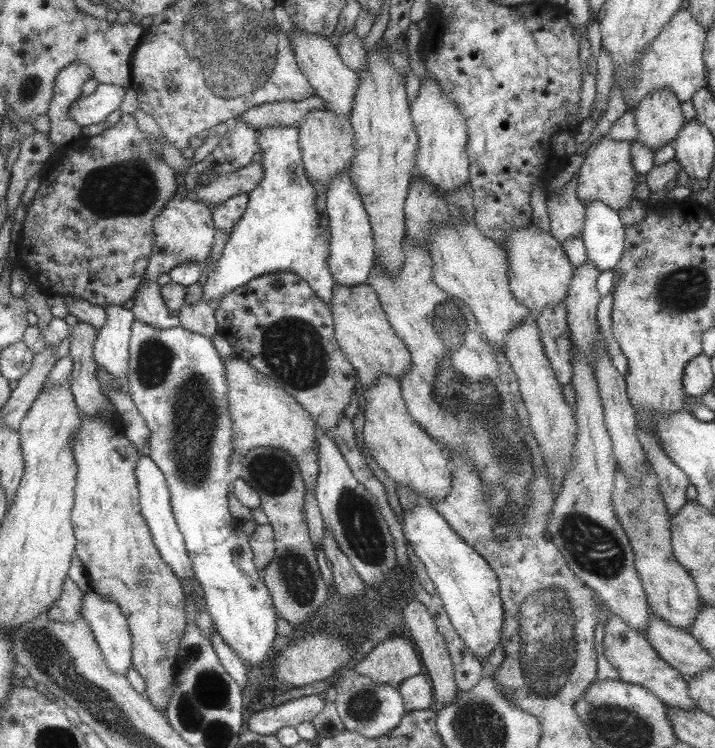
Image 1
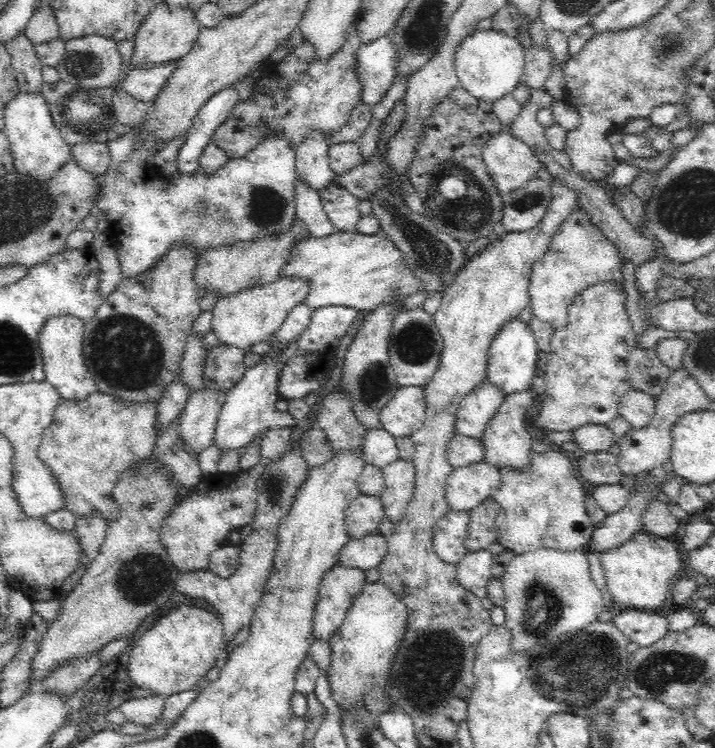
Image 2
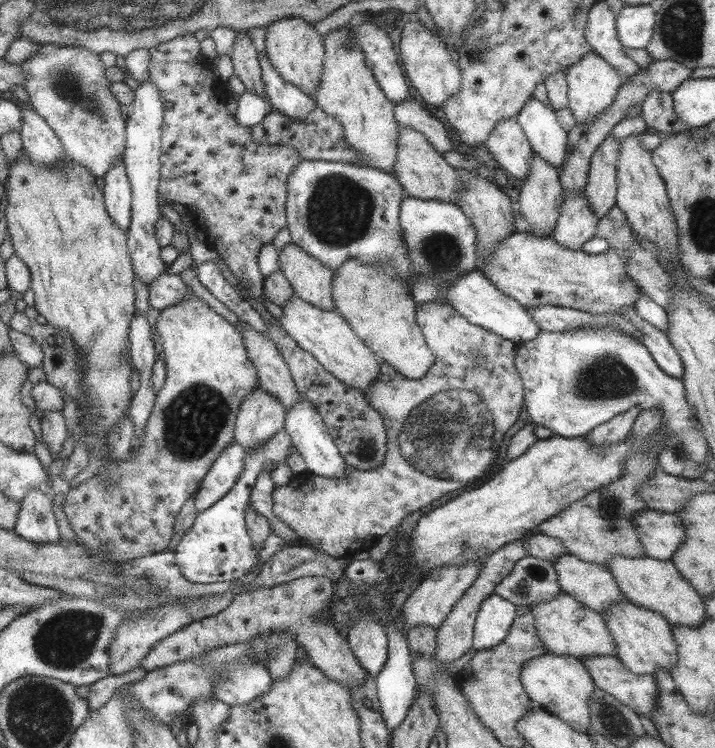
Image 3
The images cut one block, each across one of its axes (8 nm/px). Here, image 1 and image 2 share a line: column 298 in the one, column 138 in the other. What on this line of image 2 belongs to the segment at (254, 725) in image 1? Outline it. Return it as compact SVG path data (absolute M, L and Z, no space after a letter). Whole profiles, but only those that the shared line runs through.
M162 695L150 696L148 698L128 699L120 704L118 710L134 725L148 725L157 723L163 714L166 697Z

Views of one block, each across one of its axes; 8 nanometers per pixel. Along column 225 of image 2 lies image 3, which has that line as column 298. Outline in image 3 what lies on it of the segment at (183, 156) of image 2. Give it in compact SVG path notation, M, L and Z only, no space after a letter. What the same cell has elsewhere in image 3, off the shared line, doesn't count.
M264 52L258 53L258 63L262 69L265 95L272 109L283 116L291 116L293 120L301 120L315 108L314 99L303 93L297 85L283 80Z

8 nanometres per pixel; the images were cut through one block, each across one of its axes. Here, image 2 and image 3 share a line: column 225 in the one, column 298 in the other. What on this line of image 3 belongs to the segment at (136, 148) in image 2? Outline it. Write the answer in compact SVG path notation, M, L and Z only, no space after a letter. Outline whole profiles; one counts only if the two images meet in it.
M306 160L295 166L287 179L287 230L291 244L297 245L303 252L320 261L331 270L335 270L351 258L363 264L379 263L390 266L412 290L414 275L410 272L410 259L402 240L402 228L399 224L402 199L406 195L402 185L389 173L367 165L354 165L339 161Z

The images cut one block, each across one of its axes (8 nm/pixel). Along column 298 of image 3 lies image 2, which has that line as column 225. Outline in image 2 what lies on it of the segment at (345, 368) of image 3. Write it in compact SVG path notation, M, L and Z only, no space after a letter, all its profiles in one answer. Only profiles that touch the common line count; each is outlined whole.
M280 277L264 288L244 289L233 295L218 299L212 315L211 330L216 335L219 346L236 348L241 353L252 352L252 348L262 341L268 341L285 321L285 316L308 294L308 281L296 277Z

